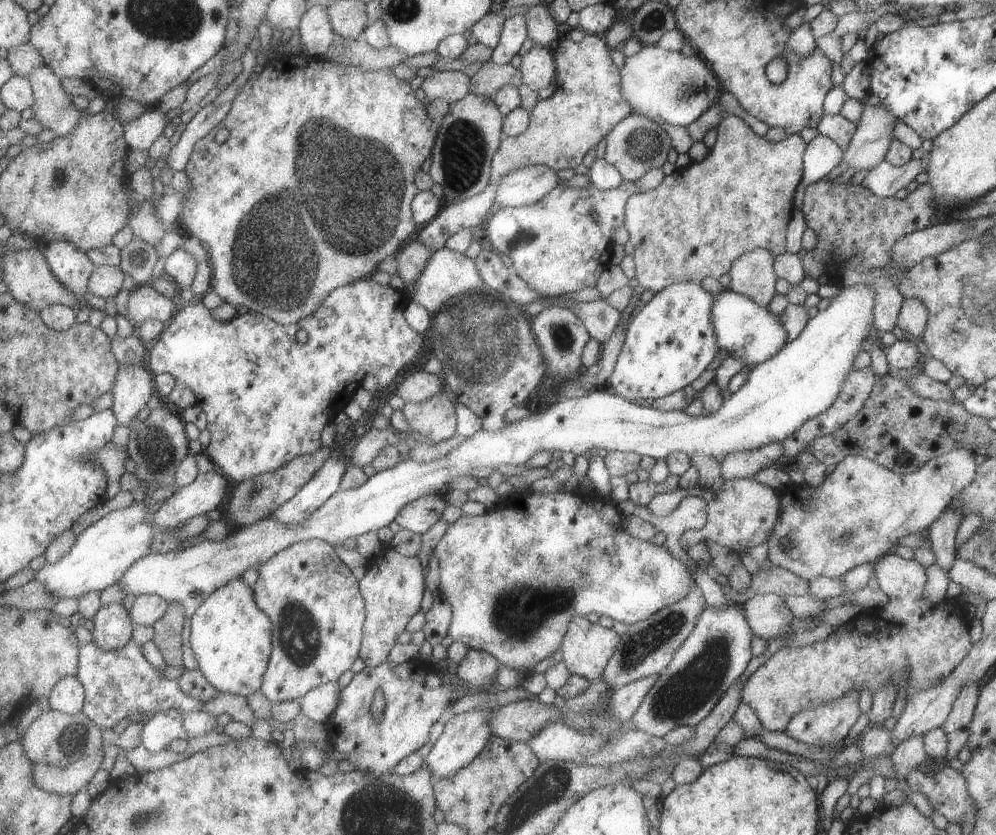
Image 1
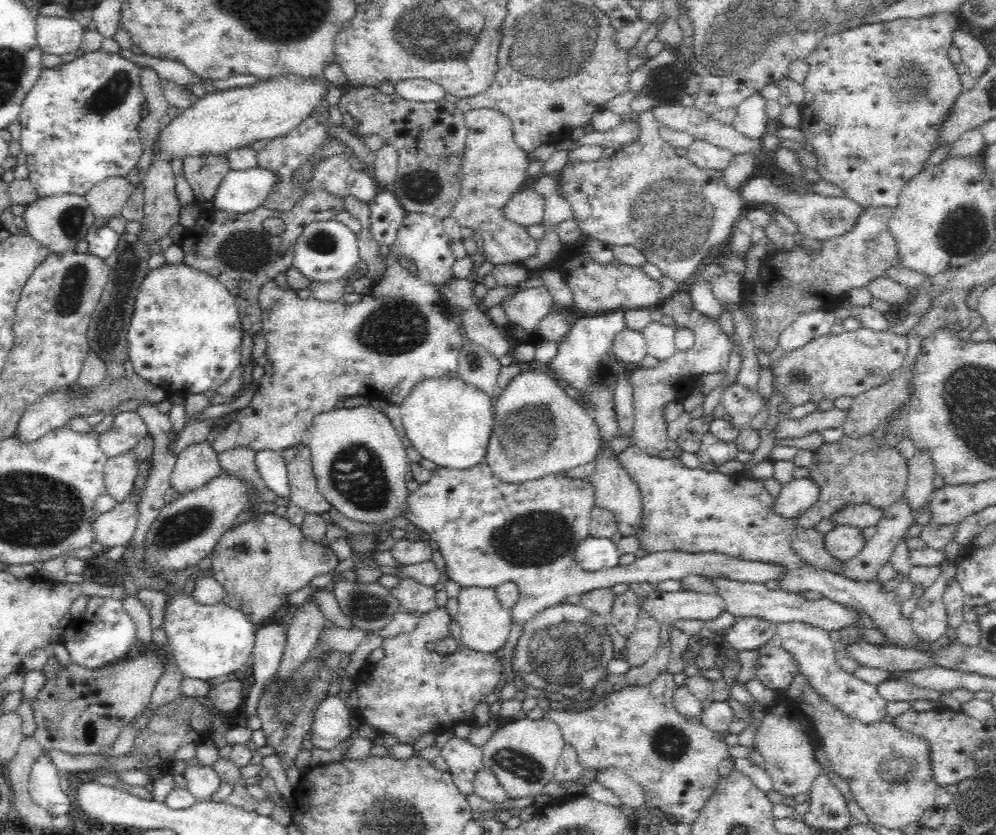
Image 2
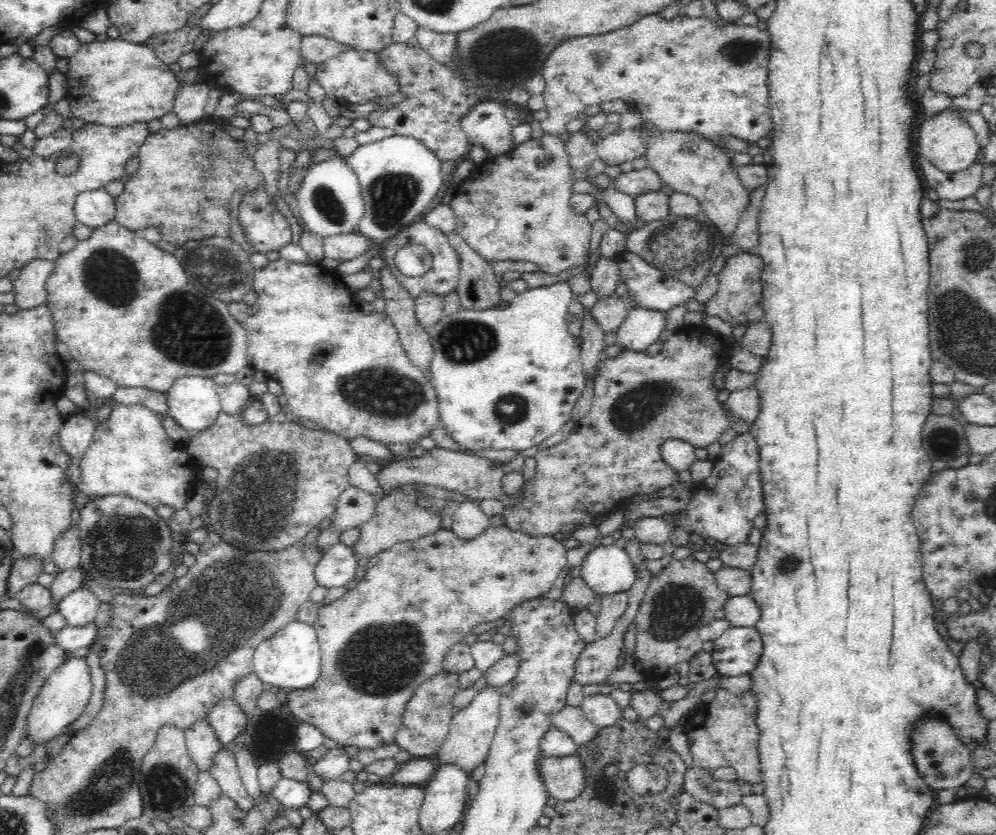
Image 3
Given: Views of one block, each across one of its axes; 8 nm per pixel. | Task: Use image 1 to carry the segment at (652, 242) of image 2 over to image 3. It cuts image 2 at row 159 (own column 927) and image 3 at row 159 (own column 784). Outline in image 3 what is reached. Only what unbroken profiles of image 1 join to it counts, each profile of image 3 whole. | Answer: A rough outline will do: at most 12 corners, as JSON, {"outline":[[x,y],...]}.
{"outline":[[654,132],[647,166],[696,197],[732,238],[749,203],[730,154],[691,132]]}

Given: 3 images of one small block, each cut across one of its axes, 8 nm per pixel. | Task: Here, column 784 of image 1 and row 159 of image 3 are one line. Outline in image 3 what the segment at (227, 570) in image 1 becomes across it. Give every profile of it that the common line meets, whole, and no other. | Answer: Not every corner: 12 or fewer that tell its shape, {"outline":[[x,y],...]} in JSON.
{"outline":[[392,135],[345,157],[364,214],[356,232],[386,242],[442,188],[442,161]]}

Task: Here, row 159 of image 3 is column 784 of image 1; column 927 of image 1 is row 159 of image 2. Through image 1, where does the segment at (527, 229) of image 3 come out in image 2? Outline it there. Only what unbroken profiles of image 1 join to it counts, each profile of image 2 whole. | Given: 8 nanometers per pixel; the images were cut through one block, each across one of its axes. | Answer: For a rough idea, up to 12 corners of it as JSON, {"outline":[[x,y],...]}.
{"outline":[[493,108],[464,112],[460,198],[451,216],[482,235],[486,260],[538,250],[504,206],[528,153]]}

